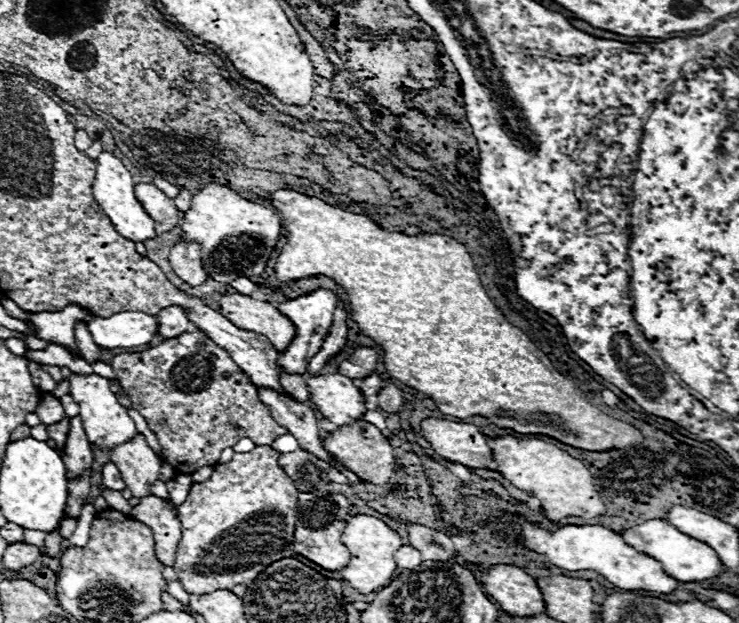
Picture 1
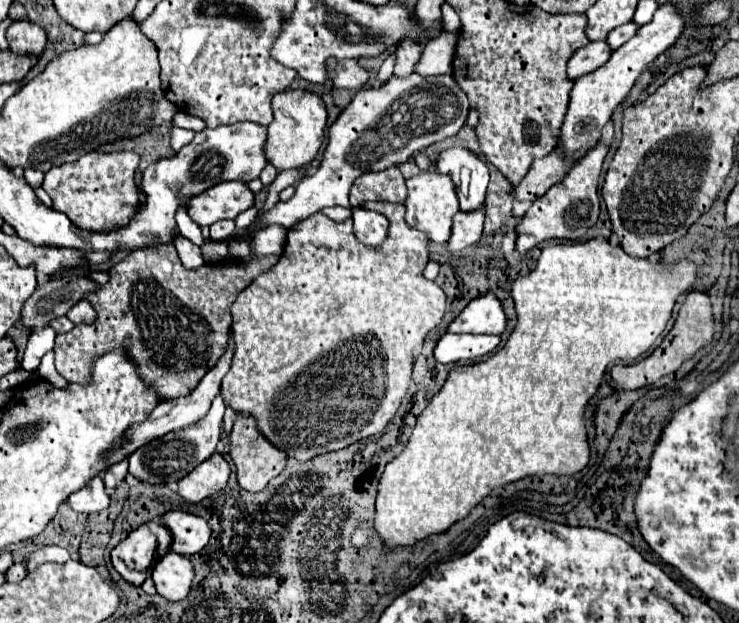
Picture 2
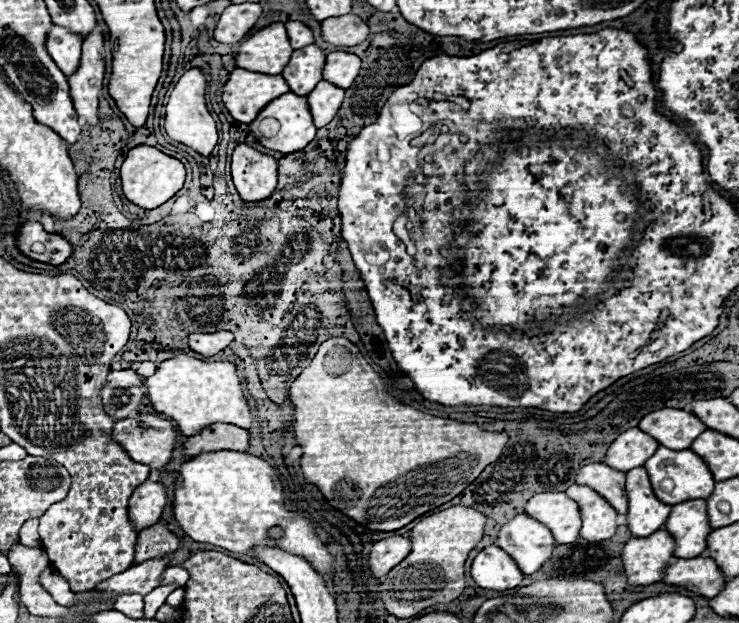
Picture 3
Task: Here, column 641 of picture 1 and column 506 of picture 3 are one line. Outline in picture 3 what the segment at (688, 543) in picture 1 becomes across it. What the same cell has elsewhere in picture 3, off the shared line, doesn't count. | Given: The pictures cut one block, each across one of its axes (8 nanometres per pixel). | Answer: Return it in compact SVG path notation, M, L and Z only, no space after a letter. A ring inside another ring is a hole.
M526 514L512 518L500 530L496 544L510 556L514 556L524 574L538 572L554 550L550 528Z

